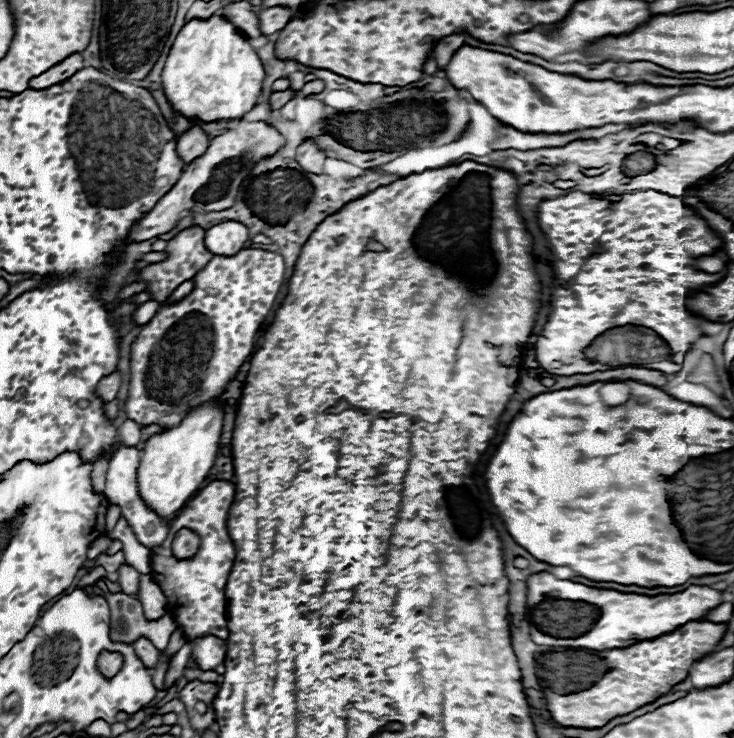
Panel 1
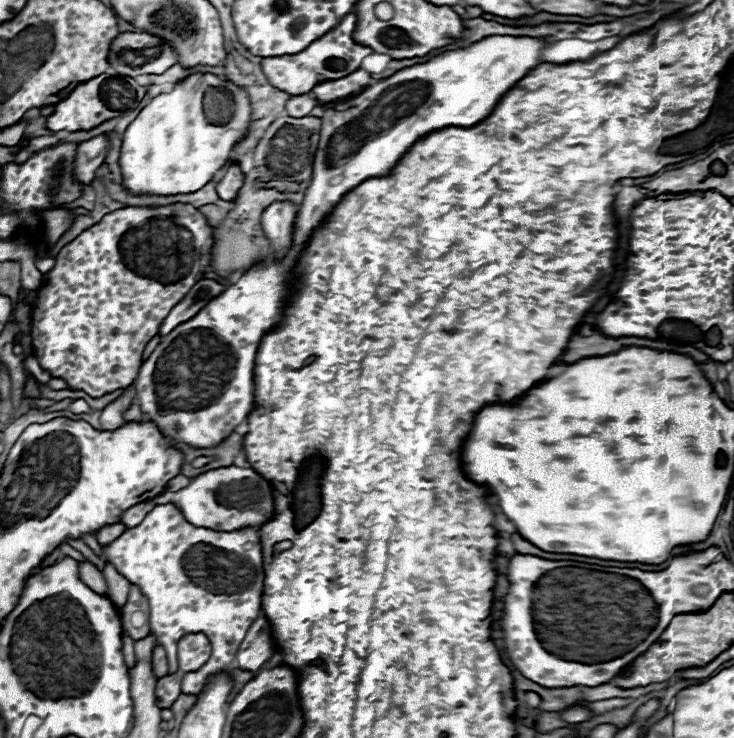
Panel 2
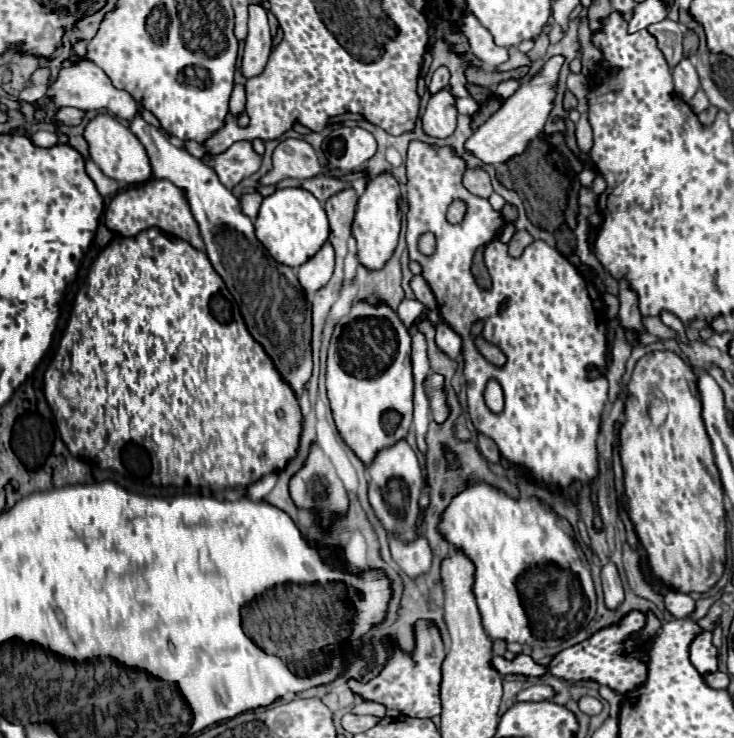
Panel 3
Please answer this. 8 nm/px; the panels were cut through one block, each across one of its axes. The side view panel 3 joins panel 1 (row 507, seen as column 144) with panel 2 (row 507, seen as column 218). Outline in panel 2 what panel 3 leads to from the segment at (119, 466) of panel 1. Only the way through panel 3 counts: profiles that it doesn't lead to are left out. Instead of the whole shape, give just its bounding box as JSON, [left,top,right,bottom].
[152,466,274,532]

